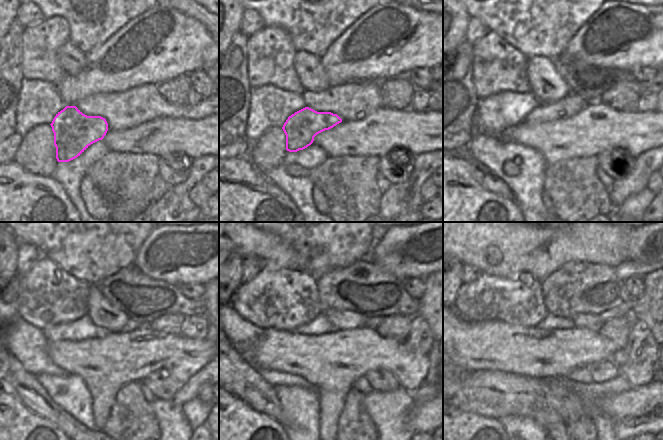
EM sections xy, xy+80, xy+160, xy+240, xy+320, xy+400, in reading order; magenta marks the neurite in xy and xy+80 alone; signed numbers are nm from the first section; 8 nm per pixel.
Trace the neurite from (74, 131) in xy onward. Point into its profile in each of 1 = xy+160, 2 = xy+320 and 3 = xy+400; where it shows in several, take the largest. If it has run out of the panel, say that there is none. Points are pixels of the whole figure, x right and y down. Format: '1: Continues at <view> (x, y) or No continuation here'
1: Continues at xy+160 (572, 104)
2: Continues at xy+320 (372, 323)
3: Continues at xy+400 (626, 309).

